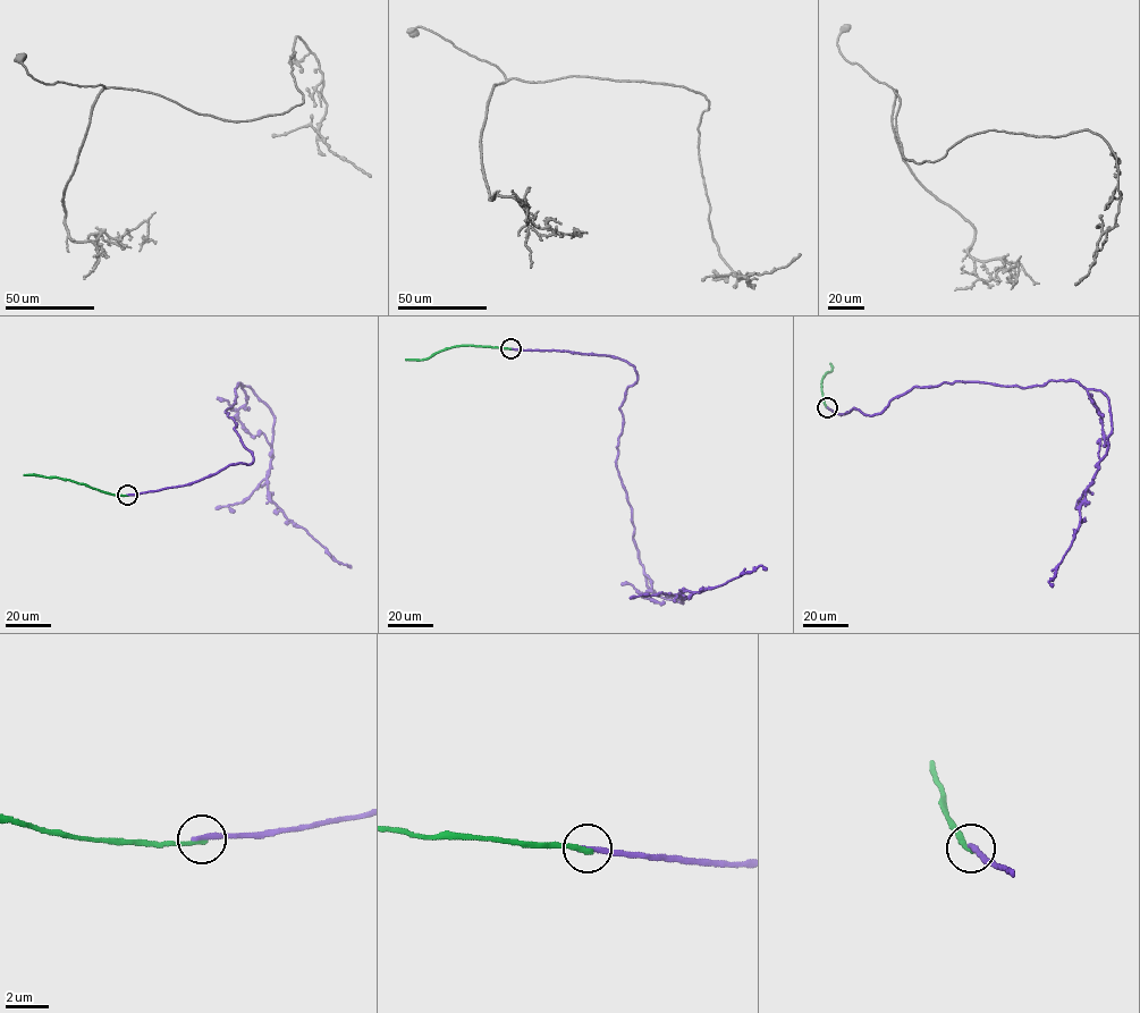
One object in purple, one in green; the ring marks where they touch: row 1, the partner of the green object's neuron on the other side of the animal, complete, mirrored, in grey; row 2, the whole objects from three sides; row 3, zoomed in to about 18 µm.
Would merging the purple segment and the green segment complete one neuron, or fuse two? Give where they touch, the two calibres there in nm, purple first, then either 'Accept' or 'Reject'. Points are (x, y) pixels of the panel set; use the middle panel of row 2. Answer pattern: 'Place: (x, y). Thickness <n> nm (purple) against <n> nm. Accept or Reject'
Place: (511, 348). Thickness 280 nm (purple) against 240 nm. Reject

